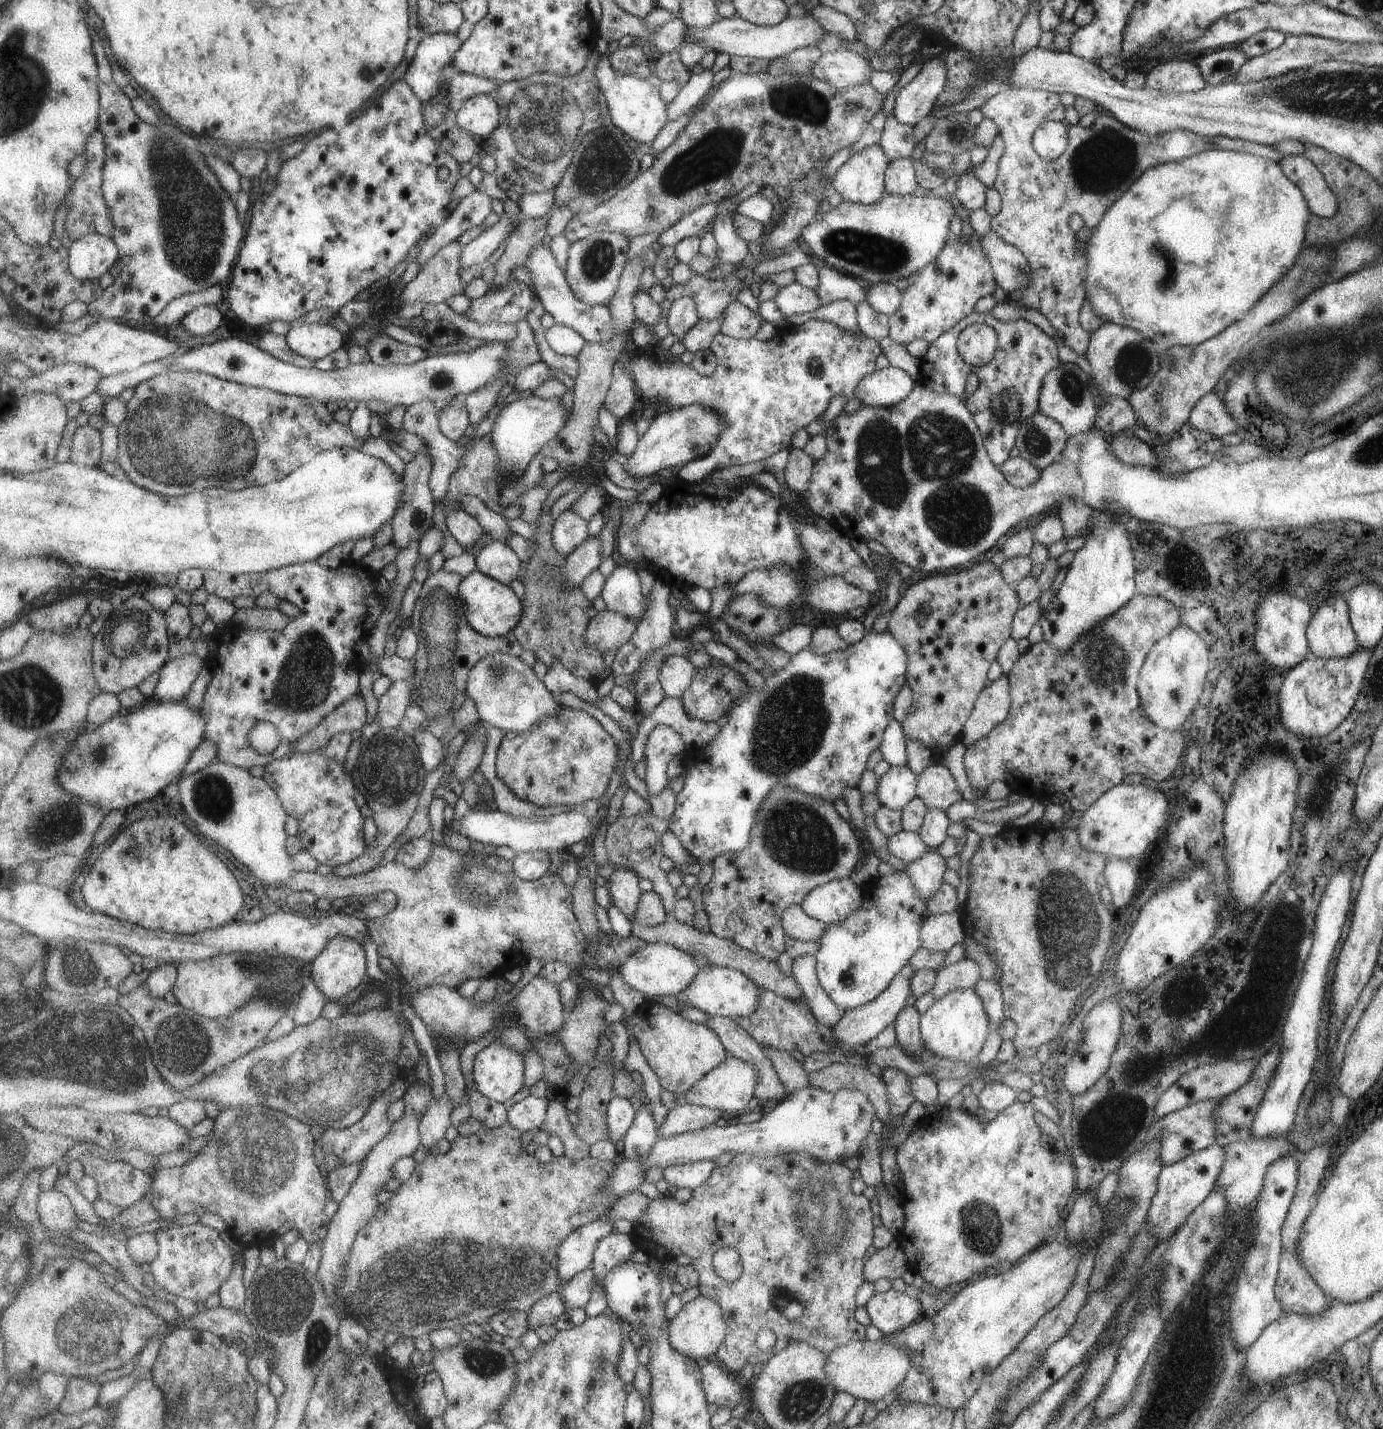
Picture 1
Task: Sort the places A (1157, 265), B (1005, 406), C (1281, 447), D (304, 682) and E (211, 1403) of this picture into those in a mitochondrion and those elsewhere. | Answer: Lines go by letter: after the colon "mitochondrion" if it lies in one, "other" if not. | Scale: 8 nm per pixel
A: mitochondrion
B: mitochondrion
C: other
D: mitochondrion
E: mitochondrion

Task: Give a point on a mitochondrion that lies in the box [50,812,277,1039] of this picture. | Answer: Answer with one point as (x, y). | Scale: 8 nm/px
(80, 967)

